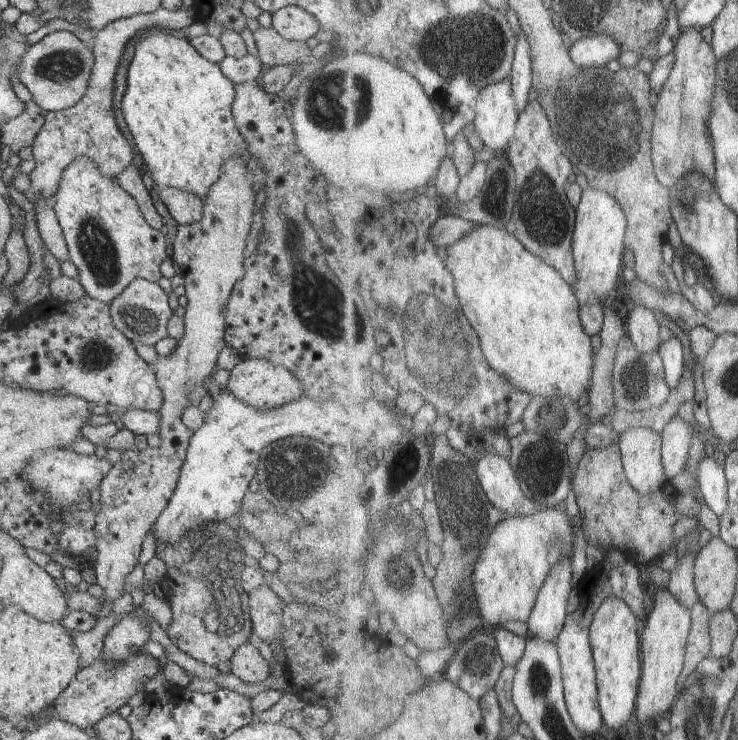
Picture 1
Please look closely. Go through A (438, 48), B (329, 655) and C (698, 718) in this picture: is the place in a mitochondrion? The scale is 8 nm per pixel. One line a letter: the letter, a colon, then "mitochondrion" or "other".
A: mitochondrion
B: other
C: mitochondrion

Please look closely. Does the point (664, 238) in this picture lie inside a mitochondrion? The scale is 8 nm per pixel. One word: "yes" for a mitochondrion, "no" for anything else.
no

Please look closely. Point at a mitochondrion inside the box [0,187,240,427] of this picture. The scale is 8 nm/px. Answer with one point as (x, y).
(95, 244)

